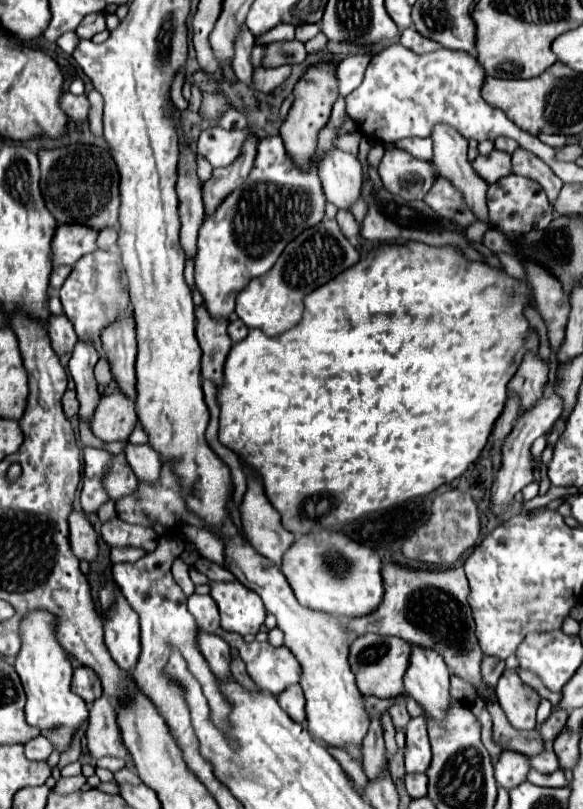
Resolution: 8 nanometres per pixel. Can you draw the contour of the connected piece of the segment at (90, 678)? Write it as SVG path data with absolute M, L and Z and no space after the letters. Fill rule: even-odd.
M76 667L74 677L72 677L72 691L80 695L88 705L96 701L102 695L102 685L94 669L90 667Z

